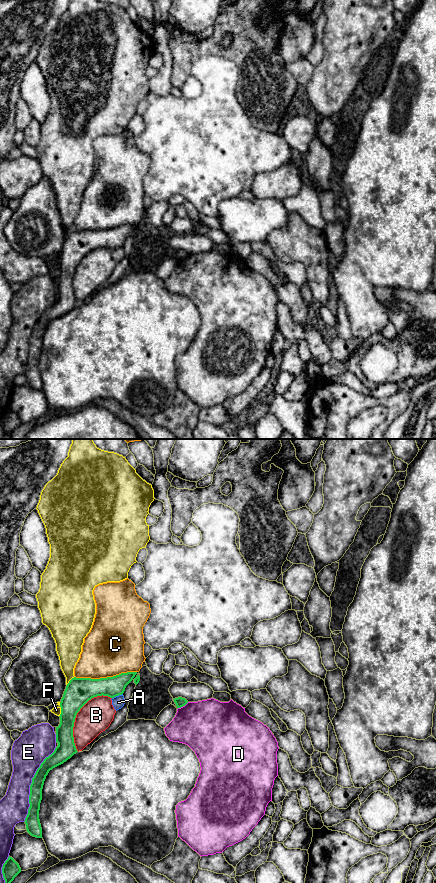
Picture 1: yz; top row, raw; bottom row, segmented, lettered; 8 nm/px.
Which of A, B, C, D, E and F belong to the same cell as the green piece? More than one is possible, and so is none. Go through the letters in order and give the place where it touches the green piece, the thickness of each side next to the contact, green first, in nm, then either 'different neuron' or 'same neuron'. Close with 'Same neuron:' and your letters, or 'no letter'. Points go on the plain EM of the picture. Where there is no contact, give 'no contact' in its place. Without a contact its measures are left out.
A: yz (117, 247) | 170/100 nm | different neuron
B: yz (76, 266) | 220/260 nm | different neuron
C: yz (105, 230) | 220/440 nm | different neuron
D: yz (183, 257) | 80/420 nm | different neuron
E: yz (31, 336) | 110/260 nm | different neuron
F: yz (61, 261) | 220/70 nm | different neuron
Same neuron: no letter

